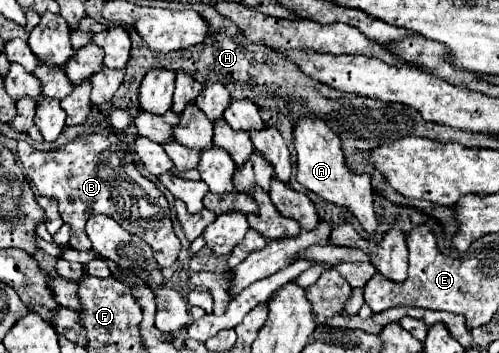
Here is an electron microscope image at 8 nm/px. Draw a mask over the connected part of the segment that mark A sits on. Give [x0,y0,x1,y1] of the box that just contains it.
[294,118,376,236]

